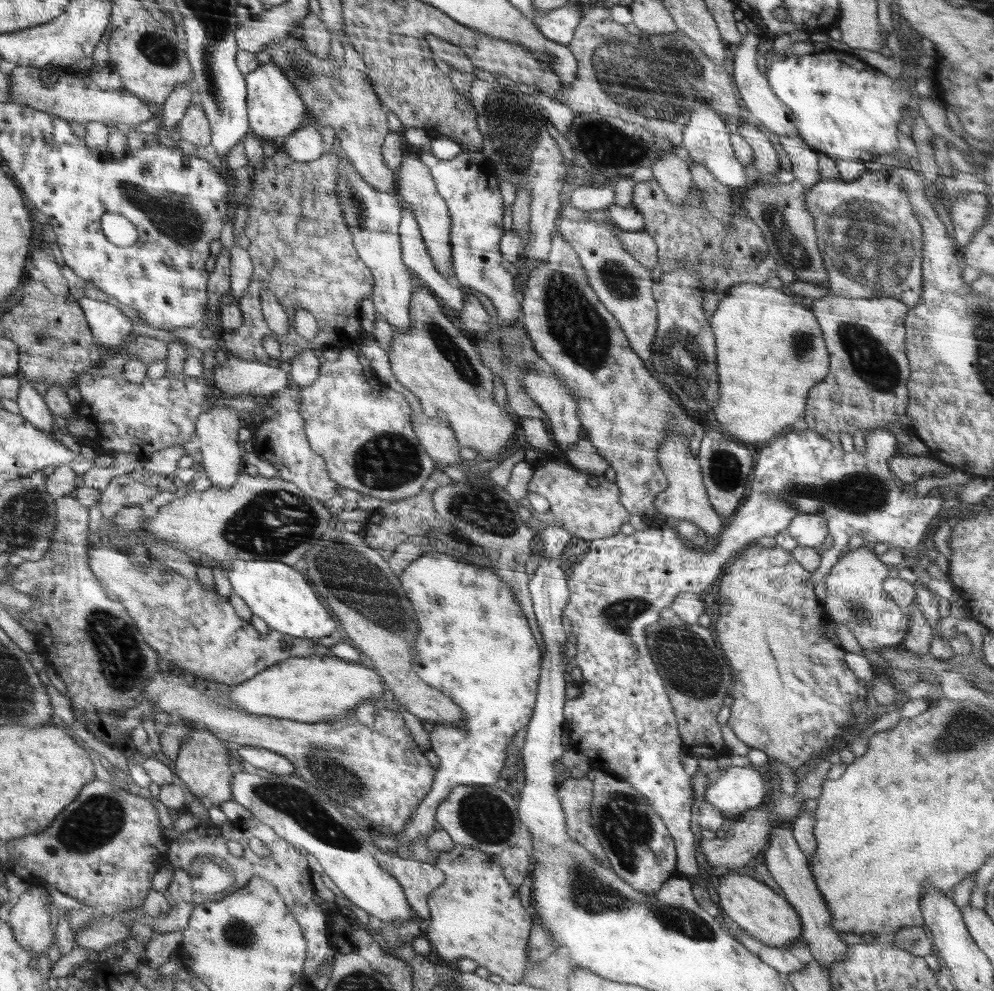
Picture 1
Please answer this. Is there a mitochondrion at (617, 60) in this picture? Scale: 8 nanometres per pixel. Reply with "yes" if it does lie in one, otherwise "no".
yes

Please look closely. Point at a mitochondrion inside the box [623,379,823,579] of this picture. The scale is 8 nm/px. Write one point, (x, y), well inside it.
(725, 467)

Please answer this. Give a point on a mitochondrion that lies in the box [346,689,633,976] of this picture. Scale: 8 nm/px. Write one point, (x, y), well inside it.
(486, 817)

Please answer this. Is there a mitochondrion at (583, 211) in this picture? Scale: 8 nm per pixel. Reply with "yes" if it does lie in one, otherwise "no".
no

